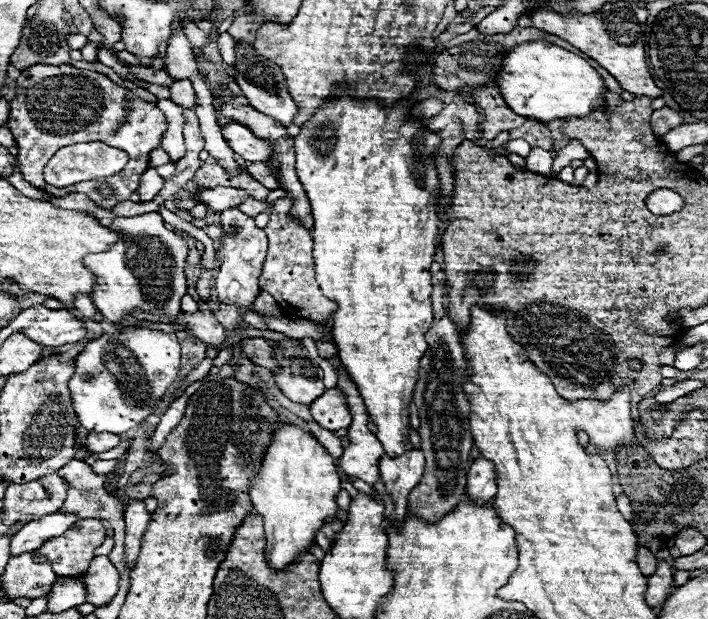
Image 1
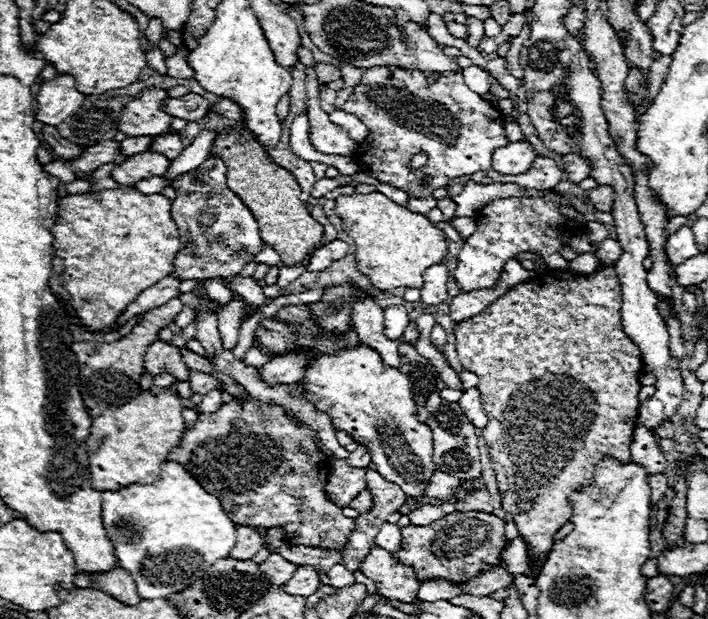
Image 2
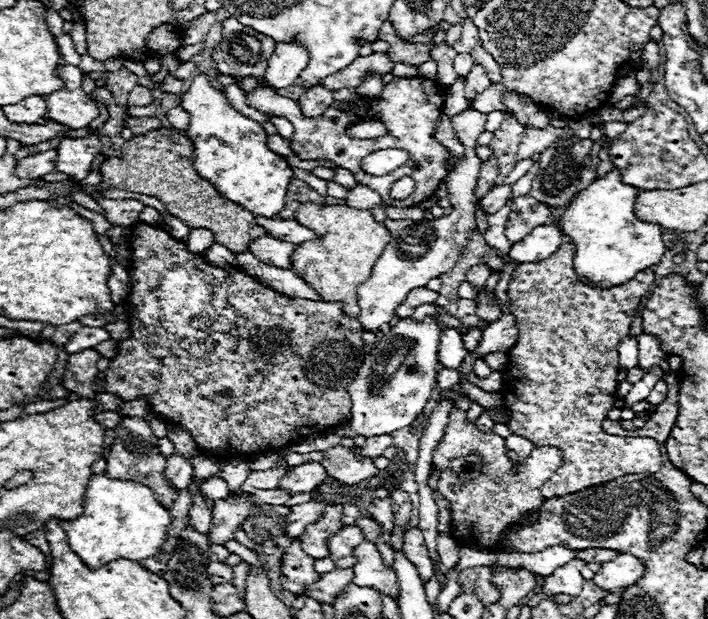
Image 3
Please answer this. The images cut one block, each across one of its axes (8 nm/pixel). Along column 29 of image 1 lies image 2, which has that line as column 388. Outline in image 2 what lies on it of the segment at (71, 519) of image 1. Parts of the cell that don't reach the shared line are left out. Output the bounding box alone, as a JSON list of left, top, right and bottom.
[376,522,402,552]

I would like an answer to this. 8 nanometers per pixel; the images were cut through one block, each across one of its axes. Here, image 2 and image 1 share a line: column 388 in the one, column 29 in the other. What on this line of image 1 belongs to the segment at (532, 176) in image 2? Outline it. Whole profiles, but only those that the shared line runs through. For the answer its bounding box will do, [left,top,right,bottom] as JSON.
[8,64,166,208]

